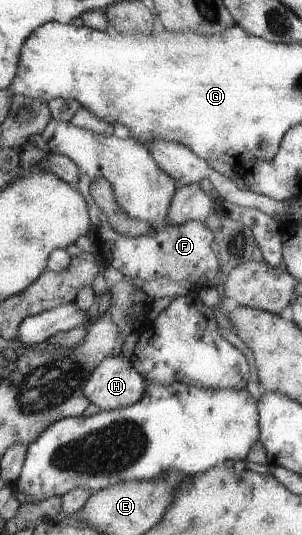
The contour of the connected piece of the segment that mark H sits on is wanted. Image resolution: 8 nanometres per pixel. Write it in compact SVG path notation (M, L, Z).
M112 355L98 363L86 383L85 395L90 404L110 411L140 401L147 386L145 377L133 367L130 359Z

